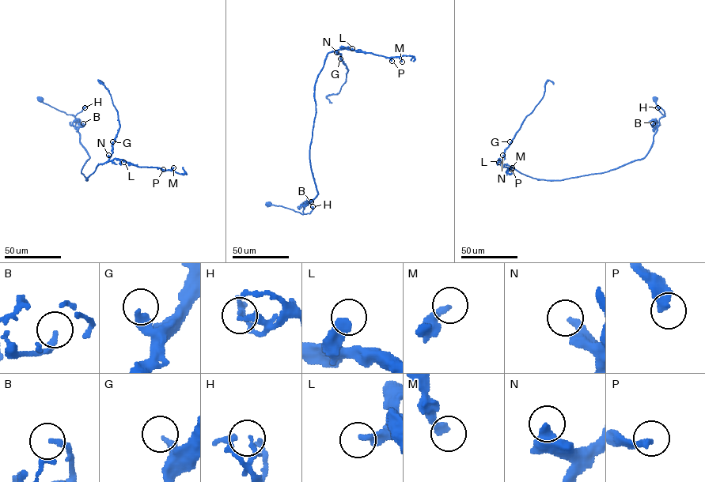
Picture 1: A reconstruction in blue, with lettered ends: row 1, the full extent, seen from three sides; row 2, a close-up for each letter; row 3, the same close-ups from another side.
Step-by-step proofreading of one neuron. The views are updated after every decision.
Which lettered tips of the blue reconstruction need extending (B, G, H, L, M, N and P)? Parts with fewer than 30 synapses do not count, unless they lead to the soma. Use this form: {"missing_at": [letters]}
{"missing_at": ["M", "P"]}

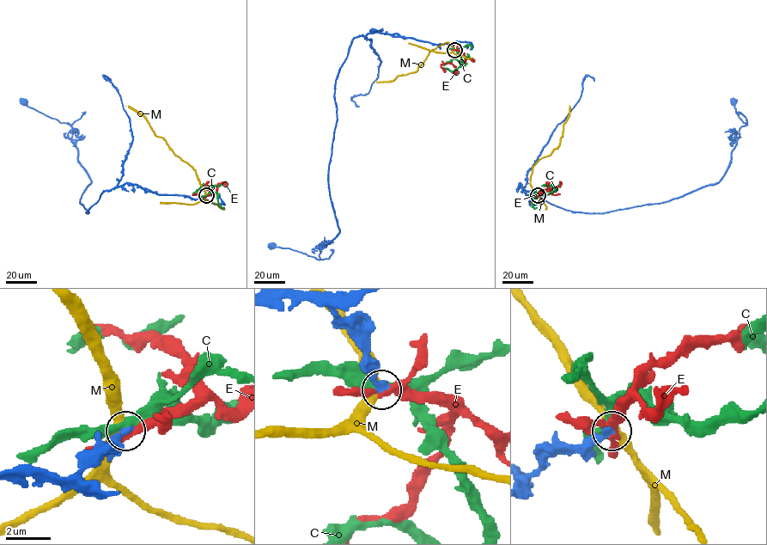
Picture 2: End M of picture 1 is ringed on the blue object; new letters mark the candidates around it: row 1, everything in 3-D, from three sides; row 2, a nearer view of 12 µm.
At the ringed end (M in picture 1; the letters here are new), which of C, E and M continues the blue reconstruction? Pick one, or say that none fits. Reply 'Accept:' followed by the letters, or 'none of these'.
Accept: none of these

